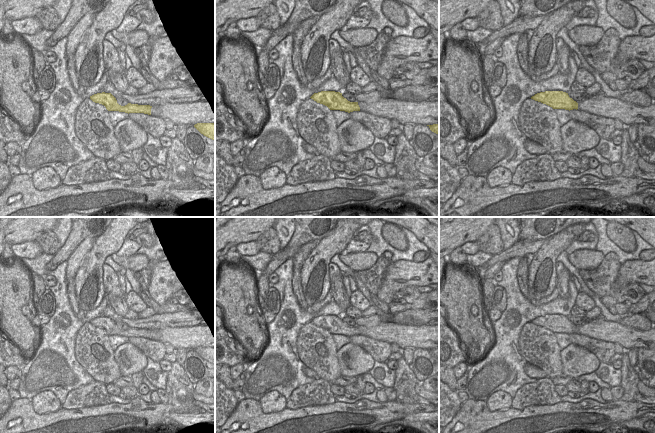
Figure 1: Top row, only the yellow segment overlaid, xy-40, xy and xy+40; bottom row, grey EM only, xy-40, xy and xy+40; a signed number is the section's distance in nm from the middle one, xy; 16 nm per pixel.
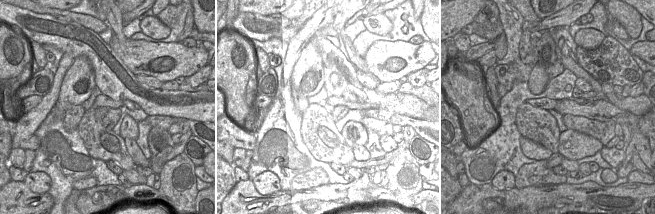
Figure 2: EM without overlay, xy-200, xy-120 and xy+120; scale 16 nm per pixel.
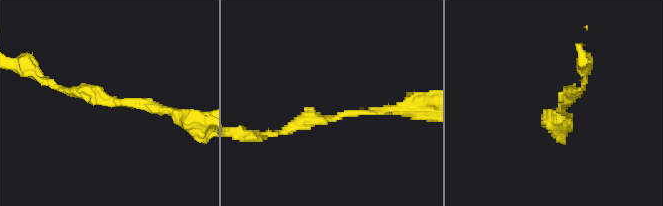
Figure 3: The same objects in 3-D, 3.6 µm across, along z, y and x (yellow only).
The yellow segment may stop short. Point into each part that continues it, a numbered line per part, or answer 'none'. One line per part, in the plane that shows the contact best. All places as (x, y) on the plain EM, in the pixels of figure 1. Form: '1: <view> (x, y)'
none

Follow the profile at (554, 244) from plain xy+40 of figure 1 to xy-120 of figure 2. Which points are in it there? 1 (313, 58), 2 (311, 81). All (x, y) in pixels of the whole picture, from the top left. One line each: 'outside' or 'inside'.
1: inside
2: inside

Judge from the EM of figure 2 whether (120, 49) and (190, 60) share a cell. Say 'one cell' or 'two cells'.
one cell

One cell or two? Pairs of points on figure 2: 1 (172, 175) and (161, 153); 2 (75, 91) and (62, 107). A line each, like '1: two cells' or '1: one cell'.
1: two cells
2: one cell

